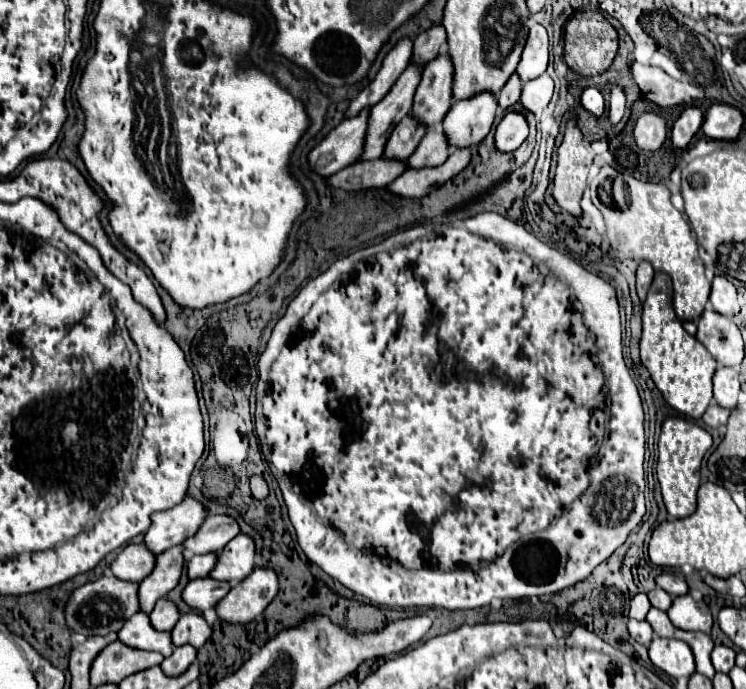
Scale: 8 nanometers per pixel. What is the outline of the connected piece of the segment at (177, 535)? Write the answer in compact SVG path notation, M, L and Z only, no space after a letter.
M187 495L181 505L165 513L153 513L151 527L145 535L145 545L155 555L159 555L169 547L185 543L187 537L193 537L193 533L197 533L201 521L205 521L207 515L209 509L205 507L205 503Z

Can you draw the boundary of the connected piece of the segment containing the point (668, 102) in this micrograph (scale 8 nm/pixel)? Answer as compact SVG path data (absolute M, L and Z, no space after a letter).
M633 63L631 73L633 73L633 79L639 85L641 93L649 101L657 103L659 107L673 107L673 105L691 103L695 99L705 97L705 93L701 89L697 89L697 85L677 81L659 67Z

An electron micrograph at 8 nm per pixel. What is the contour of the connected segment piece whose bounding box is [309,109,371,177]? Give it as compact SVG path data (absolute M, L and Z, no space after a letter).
M363 109L357 117L347 117L309 153L309 163L317 173L329 177L353 165L363 155L369 113L371 109Z

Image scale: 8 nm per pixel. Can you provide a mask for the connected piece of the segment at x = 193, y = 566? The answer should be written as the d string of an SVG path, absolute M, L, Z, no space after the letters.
M207 553L207 555L201 555L201 557L193 555L189 559L189 563L187 563L187 575L189 575L189 579L207 577L213 571L213 567L215 567L217 557L219 557L219 553Z

